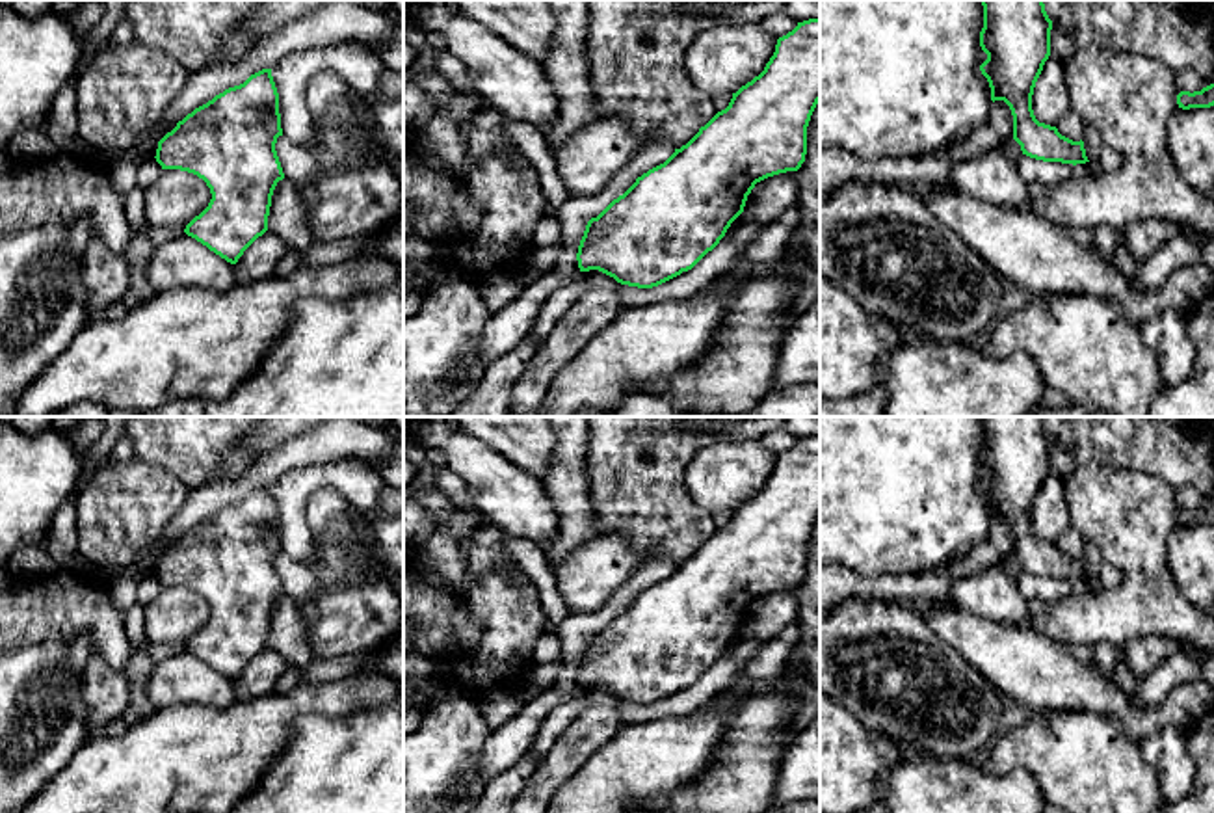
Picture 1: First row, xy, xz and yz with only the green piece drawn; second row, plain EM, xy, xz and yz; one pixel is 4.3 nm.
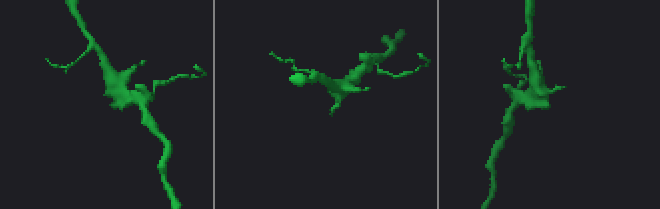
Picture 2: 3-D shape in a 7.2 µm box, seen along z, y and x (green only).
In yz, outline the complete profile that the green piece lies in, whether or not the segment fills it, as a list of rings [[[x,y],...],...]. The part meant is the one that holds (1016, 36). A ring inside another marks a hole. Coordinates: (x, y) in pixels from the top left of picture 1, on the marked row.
[[[980,0],[983,6],[983,28],[980,47],[987,60],[980,65],[991,87],[991,100],[1004,100],[1013,115],[1013,140],[1023,154],[1062,164],[1086,164],[1084,141],[1073,141],[1058,132],[1056,127],[1039,123],[1032,110],[1036,82],[1050,56],[1052,20],[1045,11],[1043,0]]]

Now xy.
[[[262,69],[195,108],[158,141],[154,158],[162,169],[193,173],[212,193],[208,207],[186,225],[184,233],[231,264],[236,264],[268,231],[271,195],[277,182],[284,179],[275,151],[279,136],[283,136],[279,93],[271,69]]]

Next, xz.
[[[820,19],[798,22],[777,39],[775,52],[764,71],[742,86],[729,106],[718,112],[699,132],[660,166],[649,169],[597,218],[586,225],[576,260],[580,272],[599,270],[621,285],[653,288],[692,270],[725,236],[744,212],[757,182],[798,171],[807,154],[807,127],[820,102]]]

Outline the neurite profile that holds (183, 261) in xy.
[[[182,231],[169,242],[154,246],[147,266],[147,281],[154,292],[165,292],[175,287],[197,287],[223,292],[240,279],[234,264]]]

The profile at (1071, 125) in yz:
[[[1069,110],[1062,121],[1056,125],[1058,132],[1073,141],[1080,141],[1084,138],[1084,121],[1076,110]]]

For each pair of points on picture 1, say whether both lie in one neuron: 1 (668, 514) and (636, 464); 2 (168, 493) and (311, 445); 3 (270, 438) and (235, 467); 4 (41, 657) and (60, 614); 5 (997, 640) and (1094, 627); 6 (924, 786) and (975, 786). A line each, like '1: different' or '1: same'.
1: same
2: different
3: same
4: different
5: different
6: same

